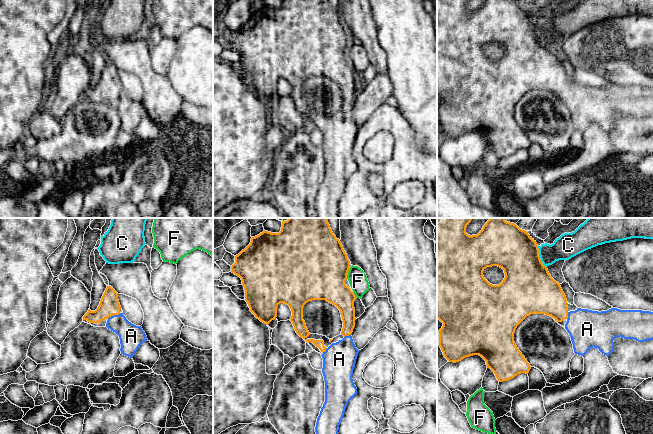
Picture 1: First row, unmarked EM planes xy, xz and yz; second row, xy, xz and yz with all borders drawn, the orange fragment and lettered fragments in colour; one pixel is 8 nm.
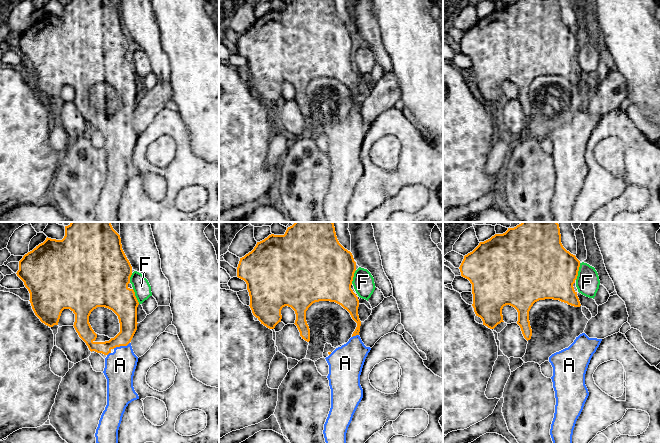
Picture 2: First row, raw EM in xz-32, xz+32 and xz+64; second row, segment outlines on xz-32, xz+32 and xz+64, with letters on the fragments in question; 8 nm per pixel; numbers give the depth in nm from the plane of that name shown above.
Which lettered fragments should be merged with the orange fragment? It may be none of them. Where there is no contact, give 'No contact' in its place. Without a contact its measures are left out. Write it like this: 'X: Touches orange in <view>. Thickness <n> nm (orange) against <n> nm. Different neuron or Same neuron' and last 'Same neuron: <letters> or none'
A: Touches orange in xy. Thickness 160 nm (orange) against 190 nm. Same neuron
C: Touches orange in yz. Thickness 400 nm (orange) against 200 nm. Different neuron
F: Touches orange in xz. Thickness 500 nm (orange) against 150 nm. Different neuron
Same neuron: A

